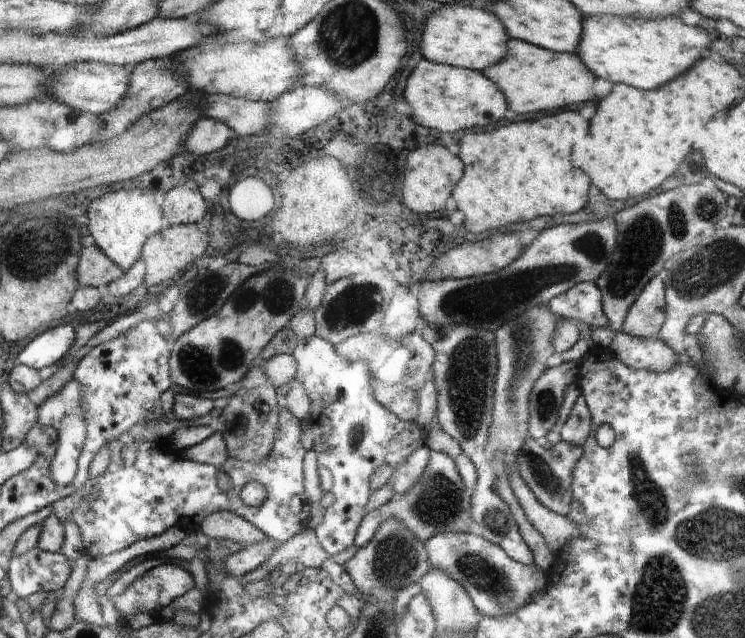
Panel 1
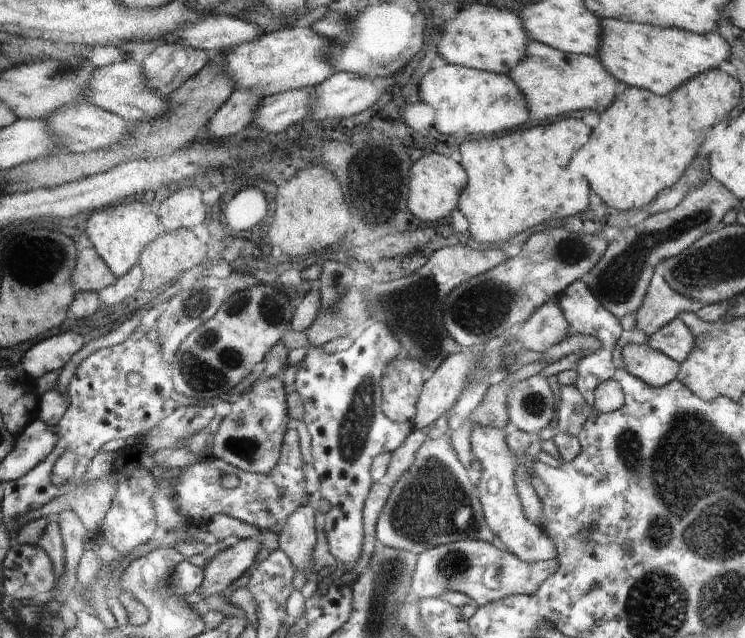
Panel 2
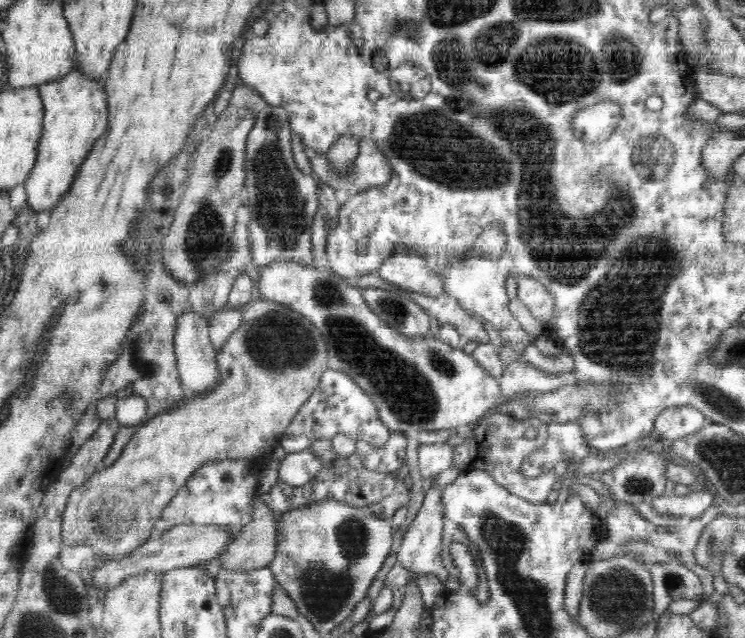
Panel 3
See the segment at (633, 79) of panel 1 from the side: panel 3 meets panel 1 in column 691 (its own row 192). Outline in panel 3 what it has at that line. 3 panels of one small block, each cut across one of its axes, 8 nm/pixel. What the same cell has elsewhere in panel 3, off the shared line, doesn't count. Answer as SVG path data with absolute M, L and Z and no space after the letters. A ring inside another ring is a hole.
M76 68L58 81L41 85L43 129L39 138L35 165L23 182L27 205L37 214L51 210L69 192L82 163L89 156L93 144L107 129L108 113L103 81L92 81Z

